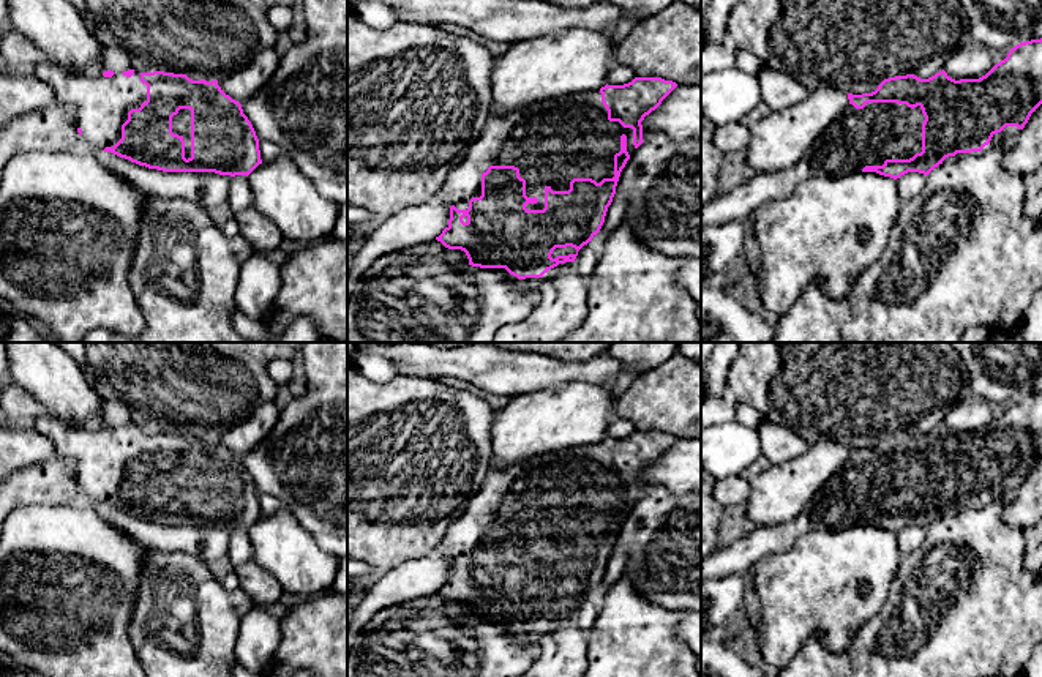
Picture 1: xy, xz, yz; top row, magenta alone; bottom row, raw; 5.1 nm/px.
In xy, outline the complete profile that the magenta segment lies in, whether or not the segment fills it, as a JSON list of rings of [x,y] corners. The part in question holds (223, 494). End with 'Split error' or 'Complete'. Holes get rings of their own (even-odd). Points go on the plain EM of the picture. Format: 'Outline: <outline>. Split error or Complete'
Outline: [[[54,415],[35,420],[35,429],[51,439],[55,454],[76,464],[81,494],[98,505],[111,505],[163,526],[215,526],[249,529],[259,518],[256,484],[242,458],[226,448],[218,434],[193,434],[164,425],[104,425],[101,429],[71,426]]]. Split error

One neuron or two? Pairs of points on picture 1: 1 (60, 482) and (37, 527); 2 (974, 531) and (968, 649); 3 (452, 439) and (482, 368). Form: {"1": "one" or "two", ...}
{"1": "two", "2": "one", "3": "two"}

